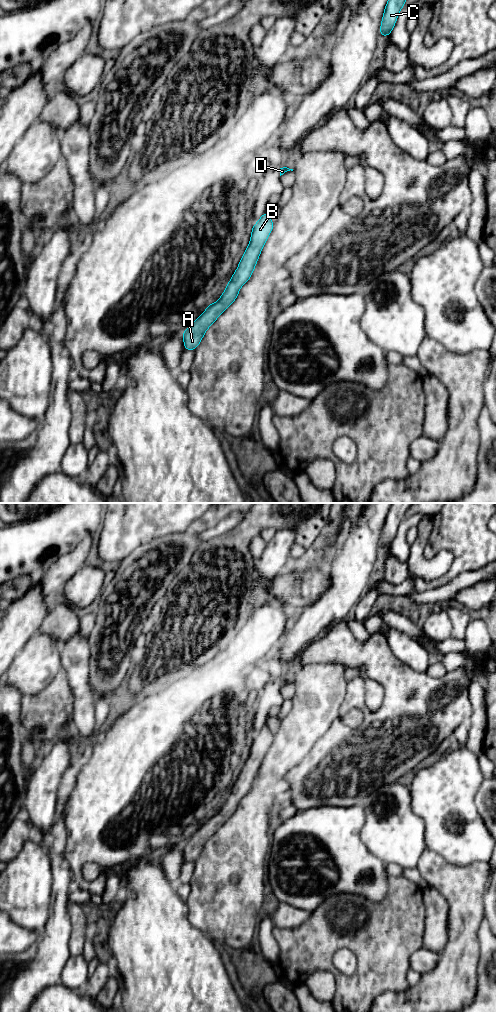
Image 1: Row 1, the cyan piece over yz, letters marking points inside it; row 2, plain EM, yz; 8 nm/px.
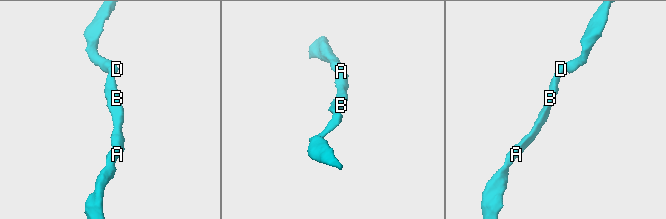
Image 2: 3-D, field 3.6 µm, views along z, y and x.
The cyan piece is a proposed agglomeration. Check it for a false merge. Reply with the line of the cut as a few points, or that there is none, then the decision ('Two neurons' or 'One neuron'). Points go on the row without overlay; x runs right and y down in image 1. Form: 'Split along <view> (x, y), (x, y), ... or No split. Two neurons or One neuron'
No split. One neuron

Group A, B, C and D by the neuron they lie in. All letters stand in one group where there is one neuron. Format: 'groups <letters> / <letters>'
groups A B C D

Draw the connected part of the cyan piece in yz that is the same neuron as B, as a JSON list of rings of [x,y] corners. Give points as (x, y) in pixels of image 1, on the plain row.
[[[264,724],[258,734],[252,739],[249,757],[222,808],[217,814],[209,816],[201,828],[183,844],[186,862],[195,862],[206,842],[235,813],[239,806],[239,801],[250,791],[261,762],[273,741],[273,737],[274,735]]]

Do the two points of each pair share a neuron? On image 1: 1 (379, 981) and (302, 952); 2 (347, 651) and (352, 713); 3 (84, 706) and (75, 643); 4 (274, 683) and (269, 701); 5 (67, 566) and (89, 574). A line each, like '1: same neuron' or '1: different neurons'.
1: same neuron
2: same neuron
3: same neuron
4: same neuron
5: different neurons

